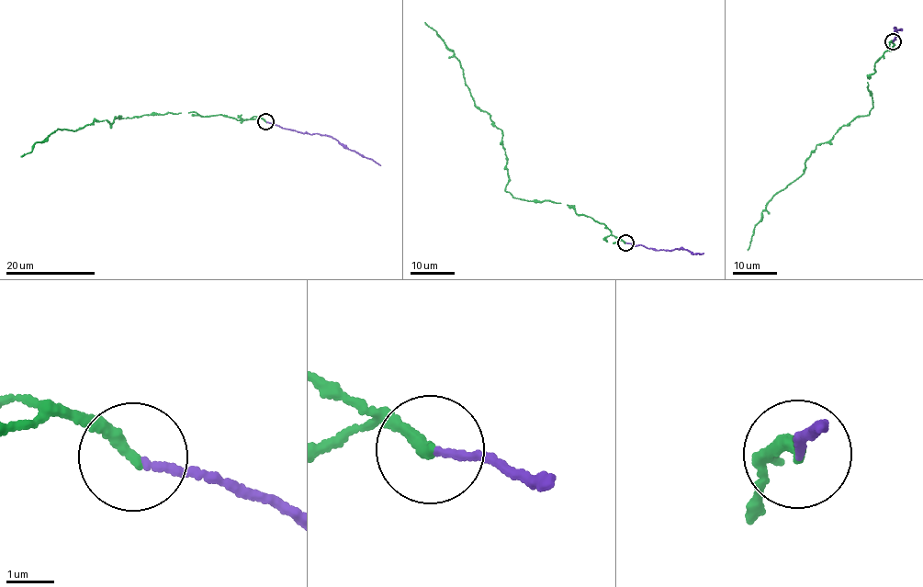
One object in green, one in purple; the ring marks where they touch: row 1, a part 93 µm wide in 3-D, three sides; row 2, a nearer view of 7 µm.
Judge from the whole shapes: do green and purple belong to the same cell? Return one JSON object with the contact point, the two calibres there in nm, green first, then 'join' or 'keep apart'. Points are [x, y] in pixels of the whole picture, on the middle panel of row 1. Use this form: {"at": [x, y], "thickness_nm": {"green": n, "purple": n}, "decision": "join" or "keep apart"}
{"at": [625, 242], "thickness_nm": {"green": 280, "purple": 140}, "decision": "join"}

